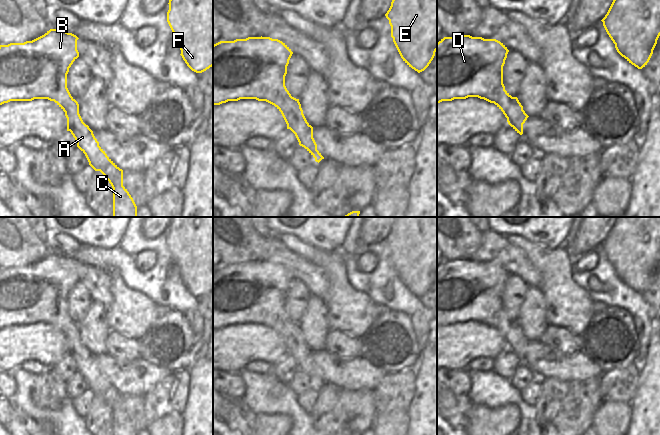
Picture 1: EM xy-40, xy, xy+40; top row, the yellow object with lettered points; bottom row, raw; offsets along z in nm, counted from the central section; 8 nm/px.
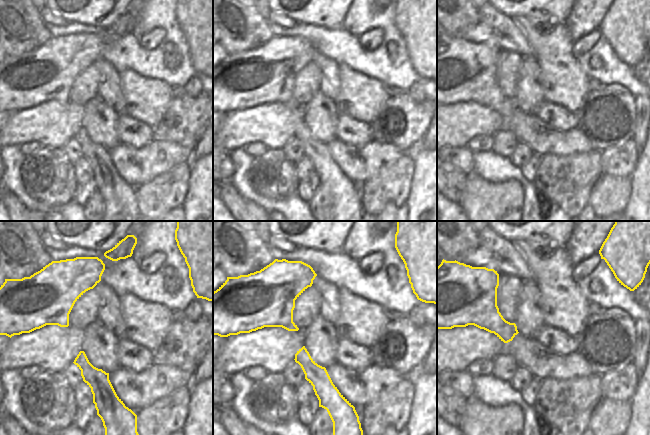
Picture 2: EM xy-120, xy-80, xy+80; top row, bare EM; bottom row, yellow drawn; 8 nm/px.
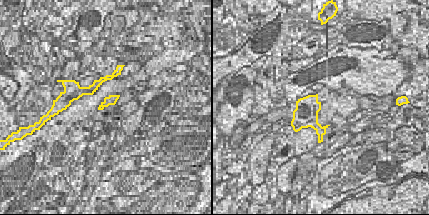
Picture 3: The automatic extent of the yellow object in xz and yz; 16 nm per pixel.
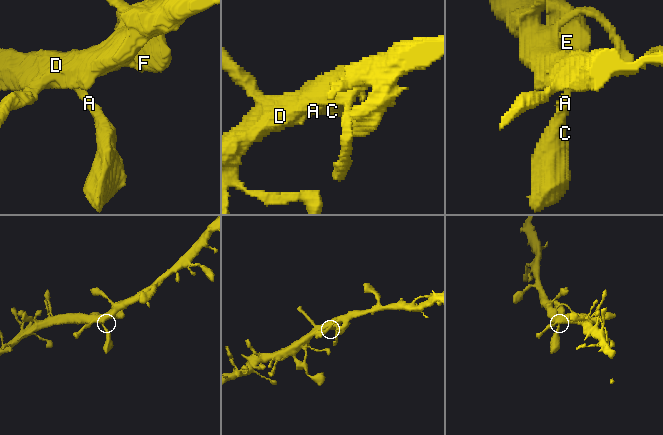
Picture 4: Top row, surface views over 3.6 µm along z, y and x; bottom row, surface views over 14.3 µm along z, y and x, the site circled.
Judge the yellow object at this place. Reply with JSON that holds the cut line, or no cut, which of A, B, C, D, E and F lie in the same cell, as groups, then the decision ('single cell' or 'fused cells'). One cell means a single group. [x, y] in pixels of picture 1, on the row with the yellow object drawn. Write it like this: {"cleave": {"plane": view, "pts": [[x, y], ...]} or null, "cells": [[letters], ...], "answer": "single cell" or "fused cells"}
{"cleave": null, "cells": [["A", "B", "C", "D", "E", "F"]], "answer": "single cell"}

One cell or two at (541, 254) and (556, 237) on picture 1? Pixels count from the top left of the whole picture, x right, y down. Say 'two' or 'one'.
two

